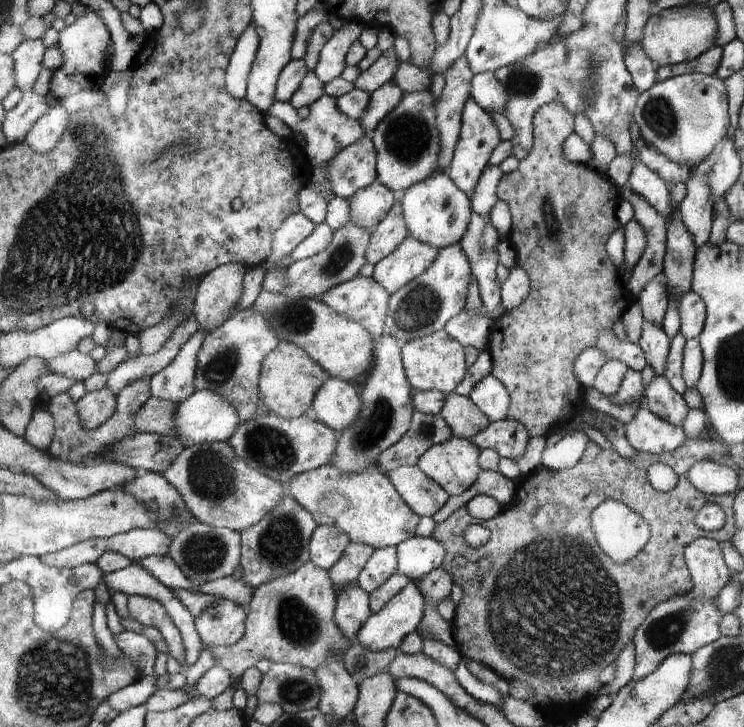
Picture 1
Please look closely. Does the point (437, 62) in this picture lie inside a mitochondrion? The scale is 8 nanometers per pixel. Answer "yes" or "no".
no

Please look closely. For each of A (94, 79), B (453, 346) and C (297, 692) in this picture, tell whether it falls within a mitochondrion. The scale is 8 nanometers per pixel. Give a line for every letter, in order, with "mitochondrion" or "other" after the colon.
A: other
B: other
C: mitochondrion

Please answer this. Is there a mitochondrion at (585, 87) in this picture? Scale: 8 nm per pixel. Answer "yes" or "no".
yes

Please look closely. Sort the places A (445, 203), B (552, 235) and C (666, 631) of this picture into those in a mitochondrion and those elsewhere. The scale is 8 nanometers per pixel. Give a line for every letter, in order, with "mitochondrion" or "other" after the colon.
A: mitochondrion
B: mitochondrion
C: mitochondrion

